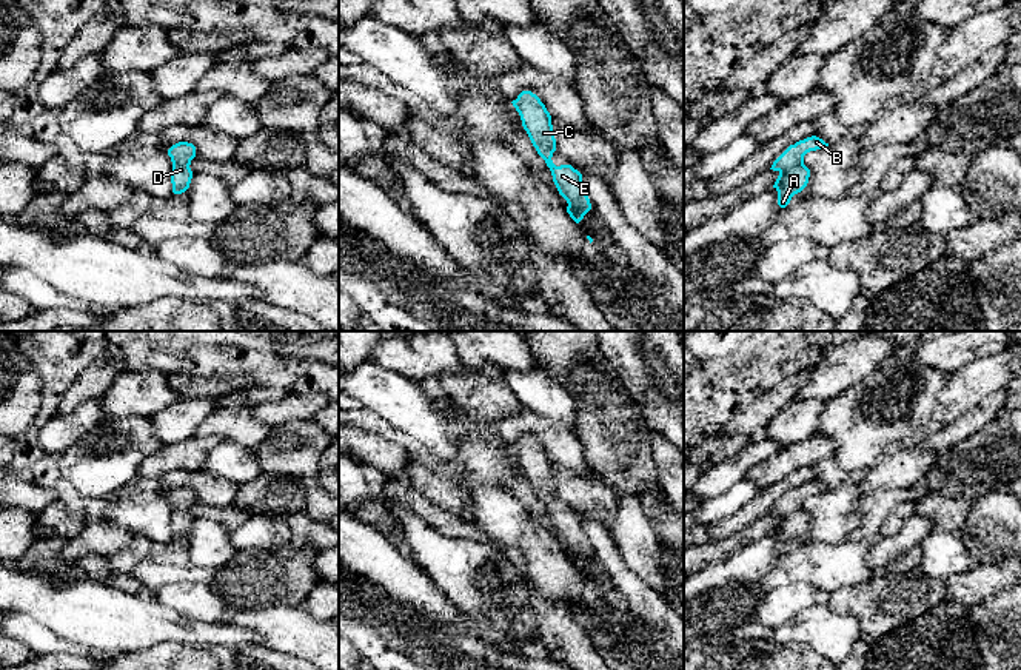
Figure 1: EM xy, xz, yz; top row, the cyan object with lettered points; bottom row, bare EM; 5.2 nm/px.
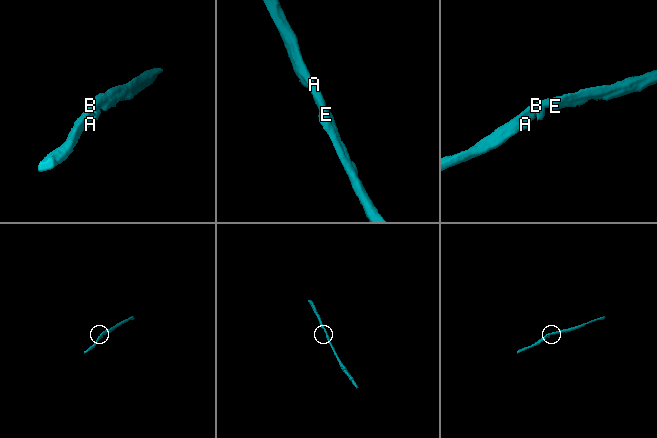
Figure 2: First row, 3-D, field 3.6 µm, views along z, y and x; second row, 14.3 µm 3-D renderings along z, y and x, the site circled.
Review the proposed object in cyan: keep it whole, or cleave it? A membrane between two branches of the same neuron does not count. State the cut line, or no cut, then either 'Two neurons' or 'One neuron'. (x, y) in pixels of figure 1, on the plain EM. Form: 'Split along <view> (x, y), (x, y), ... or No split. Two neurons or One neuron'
No split. One neuron

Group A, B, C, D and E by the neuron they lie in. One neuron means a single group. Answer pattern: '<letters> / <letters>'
A B C D E

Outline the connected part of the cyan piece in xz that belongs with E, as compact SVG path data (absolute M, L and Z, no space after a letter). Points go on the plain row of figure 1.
M522 436L511 448L519 457L522 471L533 491L550 513L559 539L567 545L567 558L579 568L591 554L591 548L582 528L582 519L571 510L556 511L551 505L553 497L556 496L556 484L550 457L531 436Z

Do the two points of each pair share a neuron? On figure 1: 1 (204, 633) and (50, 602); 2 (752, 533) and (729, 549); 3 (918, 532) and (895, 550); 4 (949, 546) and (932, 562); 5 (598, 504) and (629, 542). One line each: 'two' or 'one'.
1: one
2: one
3: one
4: one
5: two

